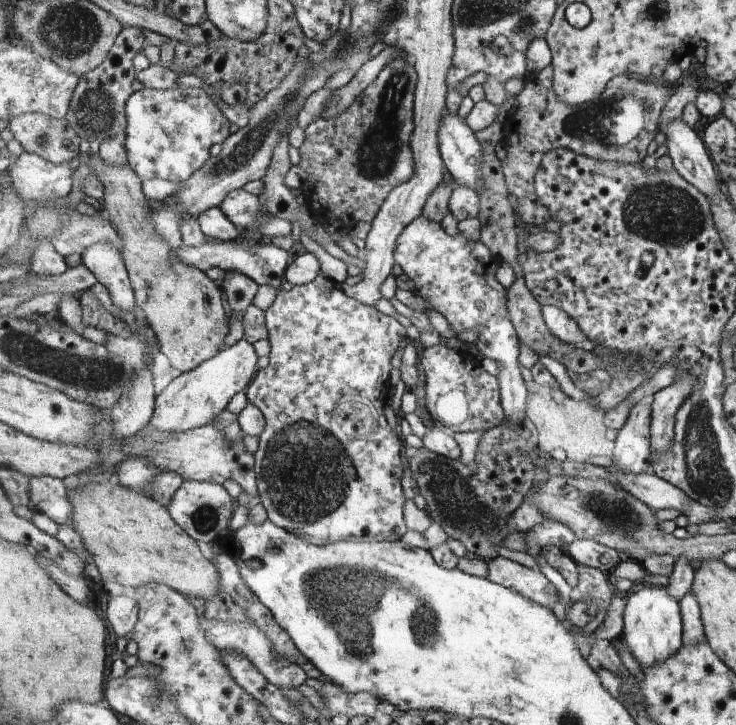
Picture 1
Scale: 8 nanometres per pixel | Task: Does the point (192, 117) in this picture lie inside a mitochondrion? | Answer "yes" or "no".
no

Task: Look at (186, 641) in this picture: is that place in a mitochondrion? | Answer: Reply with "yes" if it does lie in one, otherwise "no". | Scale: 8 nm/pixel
yes

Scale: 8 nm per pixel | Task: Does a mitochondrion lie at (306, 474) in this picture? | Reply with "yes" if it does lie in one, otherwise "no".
yes

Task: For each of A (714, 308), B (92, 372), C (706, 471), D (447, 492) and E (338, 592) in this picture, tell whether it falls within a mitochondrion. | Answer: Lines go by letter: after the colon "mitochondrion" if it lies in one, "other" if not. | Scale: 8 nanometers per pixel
A: other
B: mitochondrion
C: mitochondrion
D: mitochondrion
E: mitochondrion

